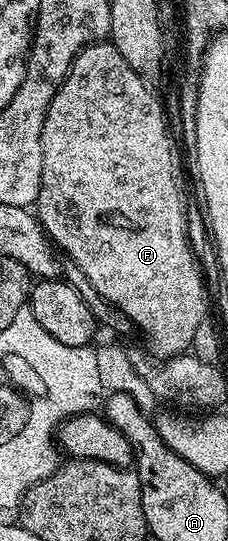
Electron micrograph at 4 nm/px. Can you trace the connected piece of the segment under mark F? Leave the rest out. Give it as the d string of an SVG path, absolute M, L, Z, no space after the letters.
M94 42L94 43L92 43L92 44L88 44L88 46L87 46L87 47L86 47L86 48L85 48L85 49L83 49L83 50L82 50L82 52L81 52L81 53L80 53L80 54L79 54L79 55L77 55L77 57L76 57L76 58L74 58L74 60L73 60L73 65L72 65L72 66L70 66L70 67L69 67L69 72L68 72L68 74L66 74L66 76L65 76L65 81L63 81L63 83L61 83L61 85L60 85L60 86L59 86L59 90L58 90L58 91L57 91L57 93L56 93L56 94L55 94L55 98L51 98L51 106L50 106L50 107L49 107L49 109L48 109L48 110L47 110L47 118L46 118L46 119L45 119L45 121L44 121L44 122L43 122L43 134L42 134L42 135L41 135L41 149L42 149L42 150L43 150L43 174L42 174L42 175L41 175L41 185L40 185L40 186L39 186L39 194L38 194L38 195L37 195L37 203L36 203L36 205L35 205L35 215L36 215L36 217L37 217L37 218L38 218L38 219L39 219L39 221L40 221L40 224L41 224L41 225L42 225L42 227L43 227L43 228L44 228L44 230L45 230L45 233L46 233L46 235L47 235L47 236L48 236L48 237L49 237L49 239L50 239L50 240L51 240L51 241L52 241L52 243L53 243L53 244L54 244L54 245L56 245L56 247L57 247L57 248L58 248L58 249L60 249L60 247L61 247L61 248L62 248L62 250L63 250L63 251L65 251L65 252L66 252L66 254L67 254L67 255L69 255L69 256L66 256L66 257L68 257L68 259L69 259L69 260L70 260L70 261L72 261L72 263L75 263L75 264L77 264L77 265L78 265L78 266L79 266L79 270L83 270L83 274L87 274L87 279L89 279L89 280L90 280L90 281L91 281L91 286L95 286L95 290L96 290L96 291L97 291L97 292L98 292L98 294L99 294L99 295L101 295L101 296L102 296L102 297L103 297L103 298L105 298L105 299L107 299L107 300L109 300L109 302L110 302L110 303L111 303L111 304L113 304L113 305L114 305L114 307L116 307L116 308L118 308L118 309L119 309L119 311L120 311L120 312L121 312L121 313L123 313L123 314L124 314L124 315L125 315L125 318L126 318L126 320L128 320L128 321L129 321L129 323L130 323L130 325L132 325L132 327L133 327L133 328L134 328L134 329L136 329L136 328L138 328L138 330L139 330L139 331L141 331L141 332L142 332L142 334L143 334L143 335L145 335L145 340L146 340L146 342L147 342L147 343L149 343L149 346L147 346L147 348L148 348L148 351L149 351L149 352L150 352L150 353L152 353L152 355L153 355L153 356L155 356L155 357L158 357L158 358L168 358L168 357L174 357L174 356L179 356L179 355L182 355L182 353L184 353L184 352L185 352L185 351L186 351L186 350L189 350L189 349L192 349L192 346L193 346L193 339L194 339L194 338L195 338L195 329L196 329L196 328L198 328L198 326L199 326L199 322L203 322L203 321L204 321L204 320L205 320L205 319L206 319L206 318L207 318L207 312L205 312L205 284L204 284L204 282L203 282L203 281L201 281L201 268L200 268L200 266L199 266L199 265L197 265L197 256L196 256L196 254L195 254L195 253L193 253L193 248L192 248L192 246L191 246L191 245L189 245L189 228L188 228L188 226L187 226L187 225L185 225L185 196L184 196L184 194L183 194L183 193L181 193L181 156L180 156L180 154L179 154L179 153L177 153L177 144L178 144L178 141L177 141L177 140L176 140L176 139L175 139L175 136L174 136L174 140L175 140L175 141L173 141L173 136L172 136L172 134L171 134L171 133L169 133L169 124L168 124L168 122L167 122L167 121L165 121L165 112L164 112L164 110L163 110L163 109L161 109L161 104L160 104L160 102L159 102L159 101L157 101L157 100L156 100L156 98L155 98L155 97L153 97L153 92L152 92L152 90L151 90L151 89L149 89L149 88L148 88L148 86L147 86L147 85L145 85L145 84L148 84L148 83L147 83L147 80L146 80L146 77L144 77L144 76L140 76L140 74L138 74L138 72L136 72L136 71L135 71L135 70L131 70L131 66L127 66L127 58L123 58L123 54L119 54L119 50L118 50L118 49L117 49L117 47L116 47L116 46L114 46L114 44L113 44L113 43L111 43L111 42Z

